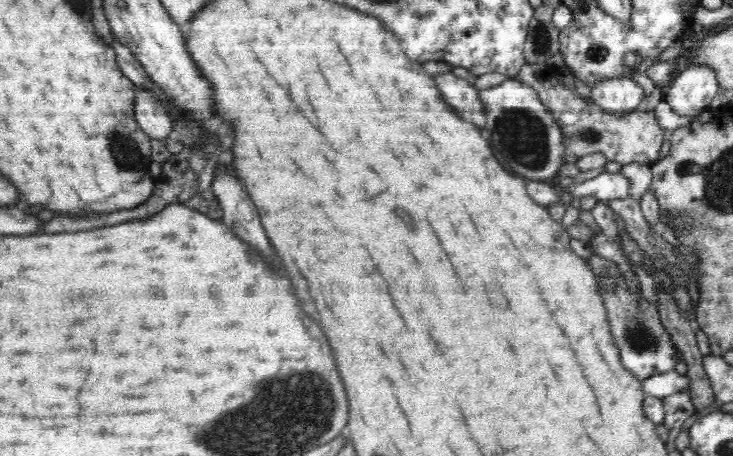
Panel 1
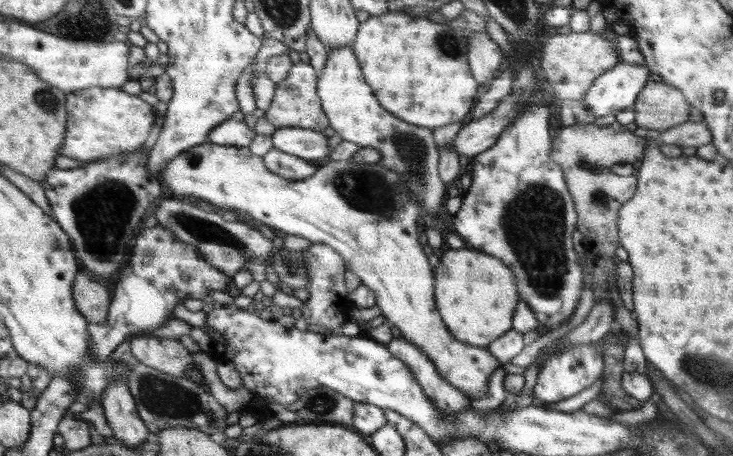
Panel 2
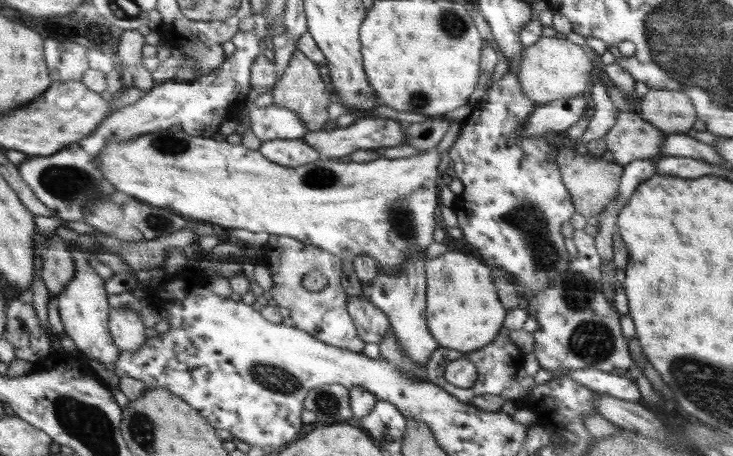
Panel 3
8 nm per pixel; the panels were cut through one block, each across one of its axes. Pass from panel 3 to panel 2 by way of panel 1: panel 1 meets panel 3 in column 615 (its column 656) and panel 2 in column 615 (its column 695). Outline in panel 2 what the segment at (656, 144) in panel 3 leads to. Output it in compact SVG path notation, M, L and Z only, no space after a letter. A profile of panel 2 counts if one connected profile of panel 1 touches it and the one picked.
M620 61L592 84L583 102L596 118L616 116L620 110L634 106L639 93L649 82L650 70L646 64L628 64Z

